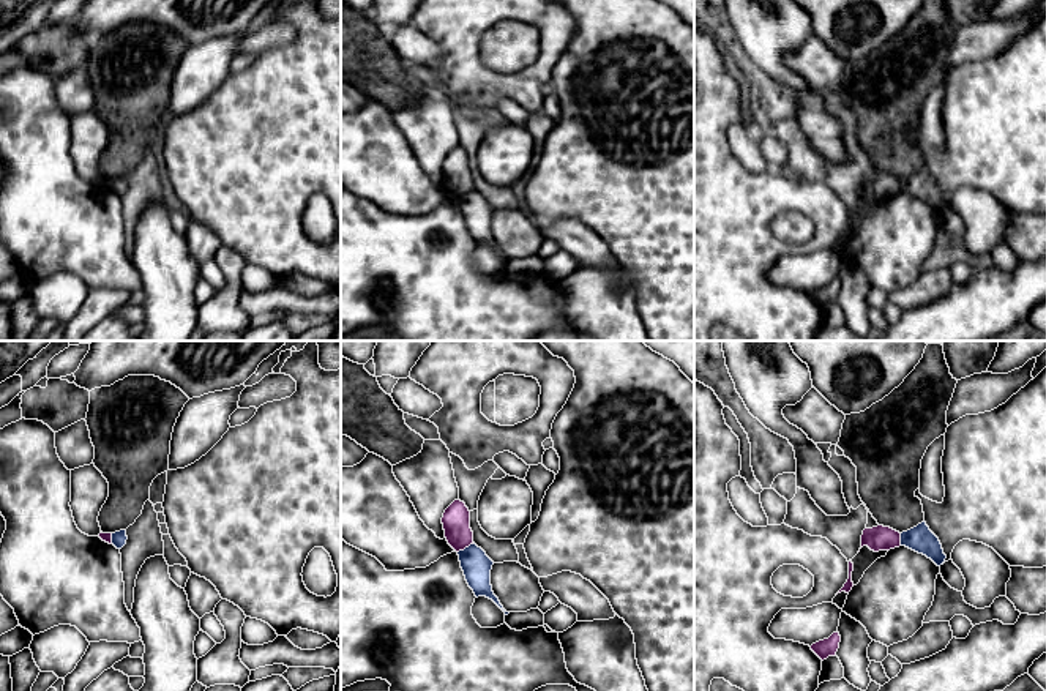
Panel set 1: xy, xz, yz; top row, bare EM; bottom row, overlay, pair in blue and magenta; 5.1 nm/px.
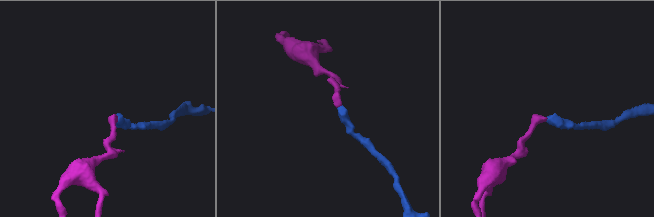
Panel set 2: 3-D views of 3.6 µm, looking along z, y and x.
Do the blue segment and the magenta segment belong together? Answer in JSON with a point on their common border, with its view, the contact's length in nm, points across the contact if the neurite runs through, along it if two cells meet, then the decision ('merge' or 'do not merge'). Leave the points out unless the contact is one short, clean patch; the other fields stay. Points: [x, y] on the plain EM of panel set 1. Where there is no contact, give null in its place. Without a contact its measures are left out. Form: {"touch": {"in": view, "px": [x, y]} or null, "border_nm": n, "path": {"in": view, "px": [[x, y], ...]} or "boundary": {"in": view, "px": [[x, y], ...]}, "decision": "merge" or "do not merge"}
{"touch": {"in": "xz", "px": [466, 194]}, "border_nm": 100, "boundary": {"in": "xz", "px": [[474, 190], [458, 199]]}, "decision": "do not merge"}

